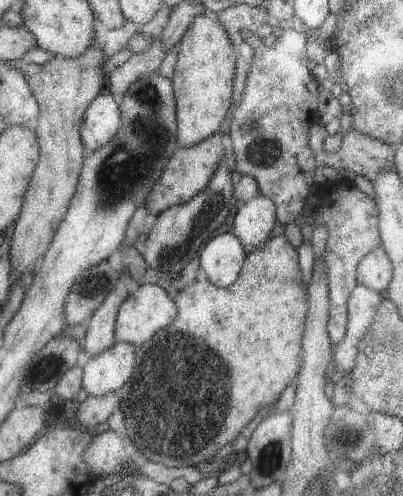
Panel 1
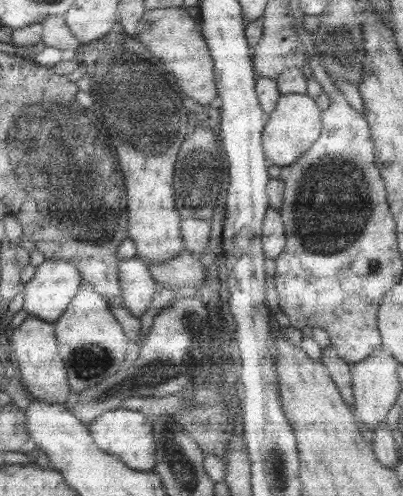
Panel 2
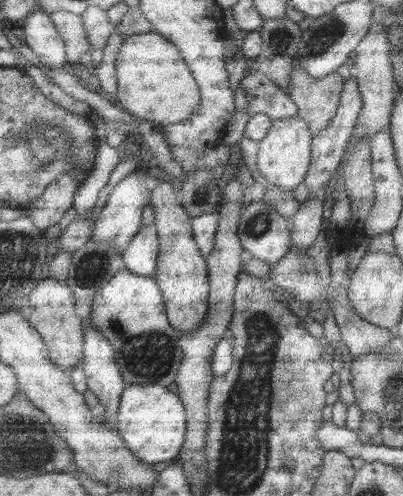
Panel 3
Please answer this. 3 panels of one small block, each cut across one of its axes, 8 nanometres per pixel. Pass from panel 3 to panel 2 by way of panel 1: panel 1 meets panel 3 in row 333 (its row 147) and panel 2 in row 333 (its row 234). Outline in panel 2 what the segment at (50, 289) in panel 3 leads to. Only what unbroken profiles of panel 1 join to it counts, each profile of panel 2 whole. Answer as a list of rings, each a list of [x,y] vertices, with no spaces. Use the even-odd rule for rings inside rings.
[[[27,316],[21,326],[13,330],[13,334],[7,340],[7,354],[13,362],[13,370],[19,374],[21,384],[29,392],[29,398],[43,404],[65,404],[69,396],[69,384],[67,384],[67,372],[65,364],[57,352],[57,340],[53,324],[39,320],[35,316]]]

